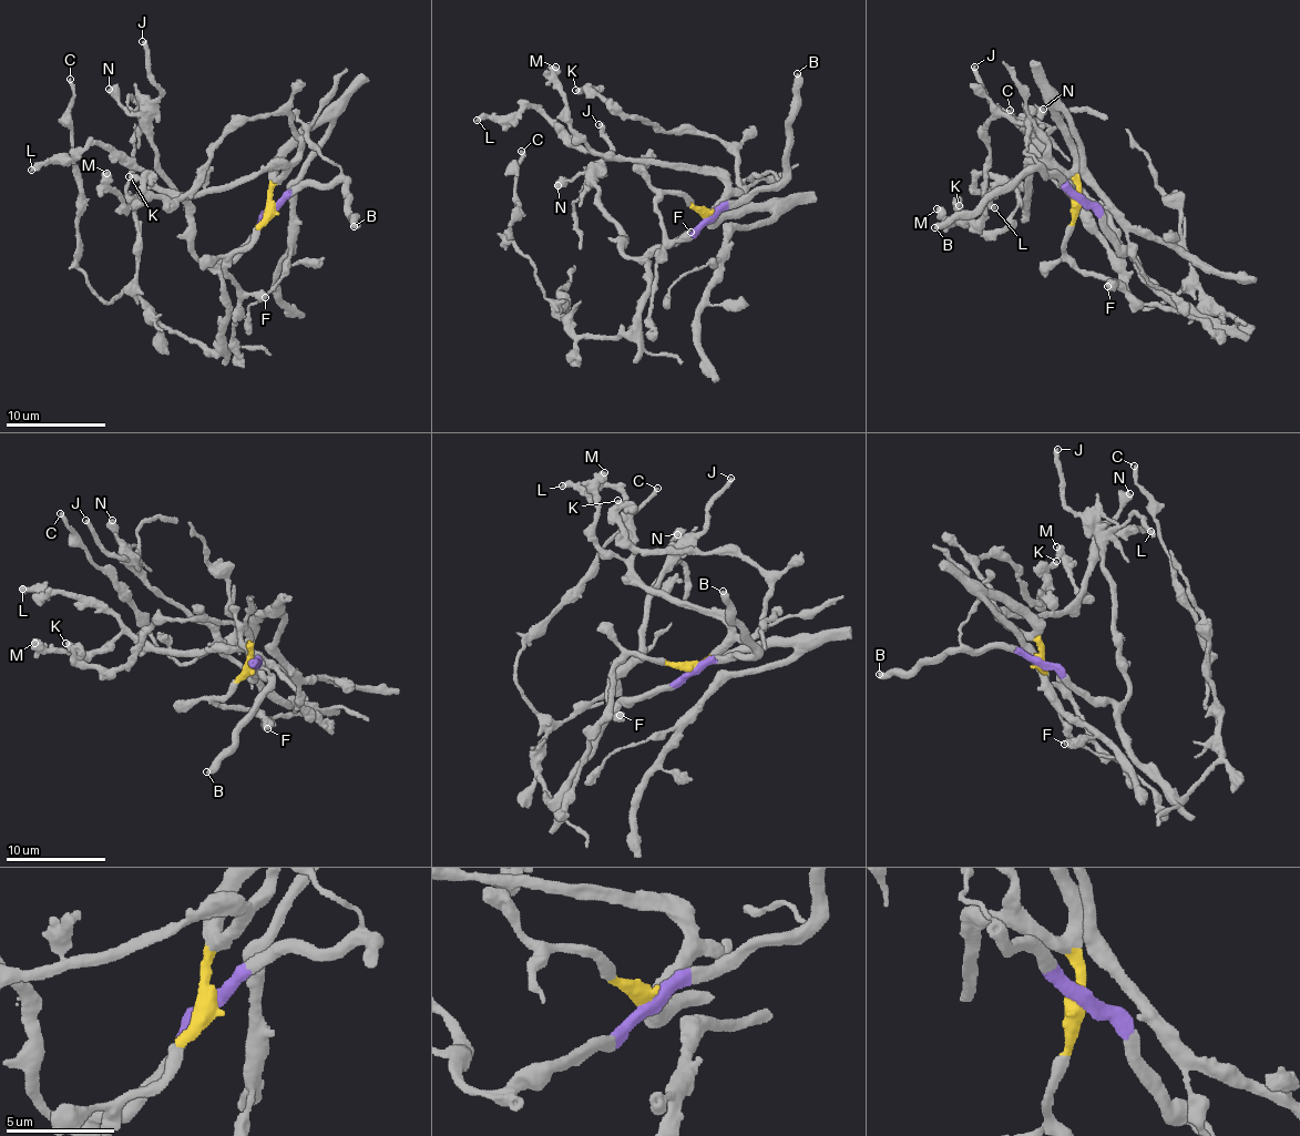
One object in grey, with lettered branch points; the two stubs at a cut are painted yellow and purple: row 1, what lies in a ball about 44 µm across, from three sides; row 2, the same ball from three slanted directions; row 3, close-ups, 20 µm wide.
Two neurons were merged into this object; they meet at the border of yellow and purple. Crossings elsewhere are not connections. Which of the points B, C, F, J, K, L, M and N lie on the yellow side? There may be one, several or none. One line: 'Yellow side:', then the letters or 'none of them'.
Yellow side: F, K, L, M

